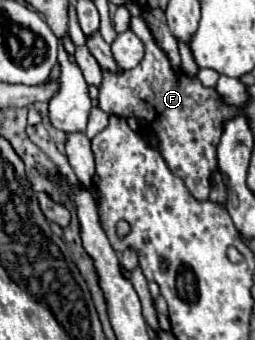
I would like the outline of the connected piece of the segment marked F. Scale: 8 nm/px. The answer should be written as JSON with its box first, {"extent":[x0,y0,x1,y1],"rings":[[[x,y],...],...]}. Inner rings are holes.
{"extent":[98,16,238,200],"rings":[[[140,16],[132,18],[130,30],[134,30],[134,34],[144,42],[144,58],[132,70],[118,74],[102,70],[102,84],[98,86],[98,108],[124,118],[138,116],[140,132],[152,132],[156,138],[156,148],[168,168],[178,178],[182,178],[184,186],[196,200],[208,200],[210,178],[212,172],[218,170],[216,146],[220,142],[224,122],[238,116],[238,108],[222,102],[218,92],[214,88],[202,86],[196,76],[172,70],[168,56],[154,42],[146,22]]]}

